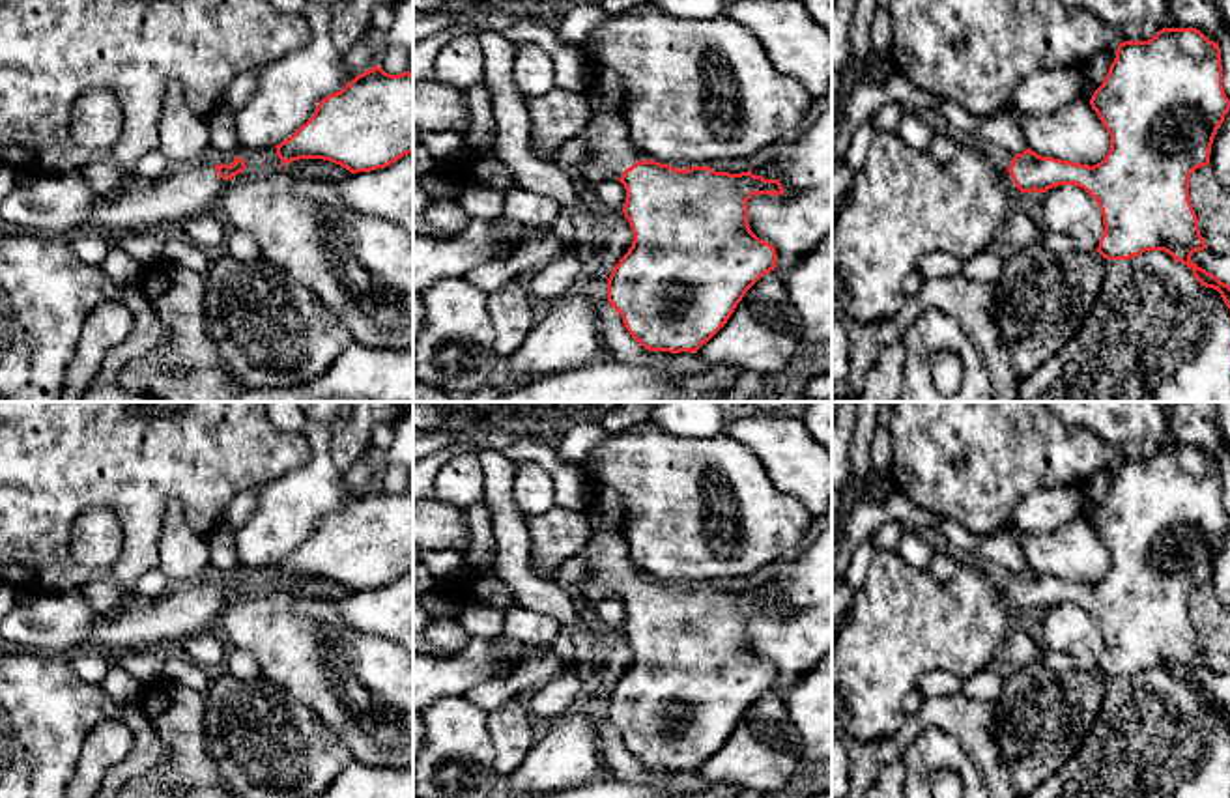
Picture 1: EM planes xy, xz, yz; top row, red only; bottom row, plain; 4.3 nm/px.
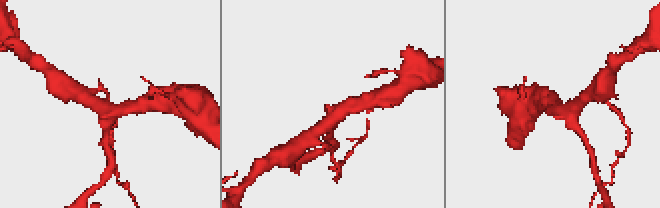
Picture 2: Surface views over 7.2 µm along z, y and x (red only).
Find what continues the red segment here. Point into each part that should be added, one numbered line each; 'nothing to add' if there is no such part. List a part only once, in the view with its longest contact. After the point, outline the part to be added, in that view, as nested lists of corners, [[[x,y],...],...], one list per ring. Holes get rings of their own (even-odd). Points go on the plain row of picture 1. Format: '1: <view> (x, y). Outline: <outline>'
1: xz (610, 570). Outline: [[[594,531],[579,551],[587,564],[587,589],[602,598],[619,598],[626,587],[641,579],[621,533]]]

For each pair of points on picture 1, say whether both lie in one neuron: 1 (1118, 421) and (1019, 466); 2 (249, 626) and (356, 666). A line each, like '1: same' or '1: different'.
1: different
2: same

